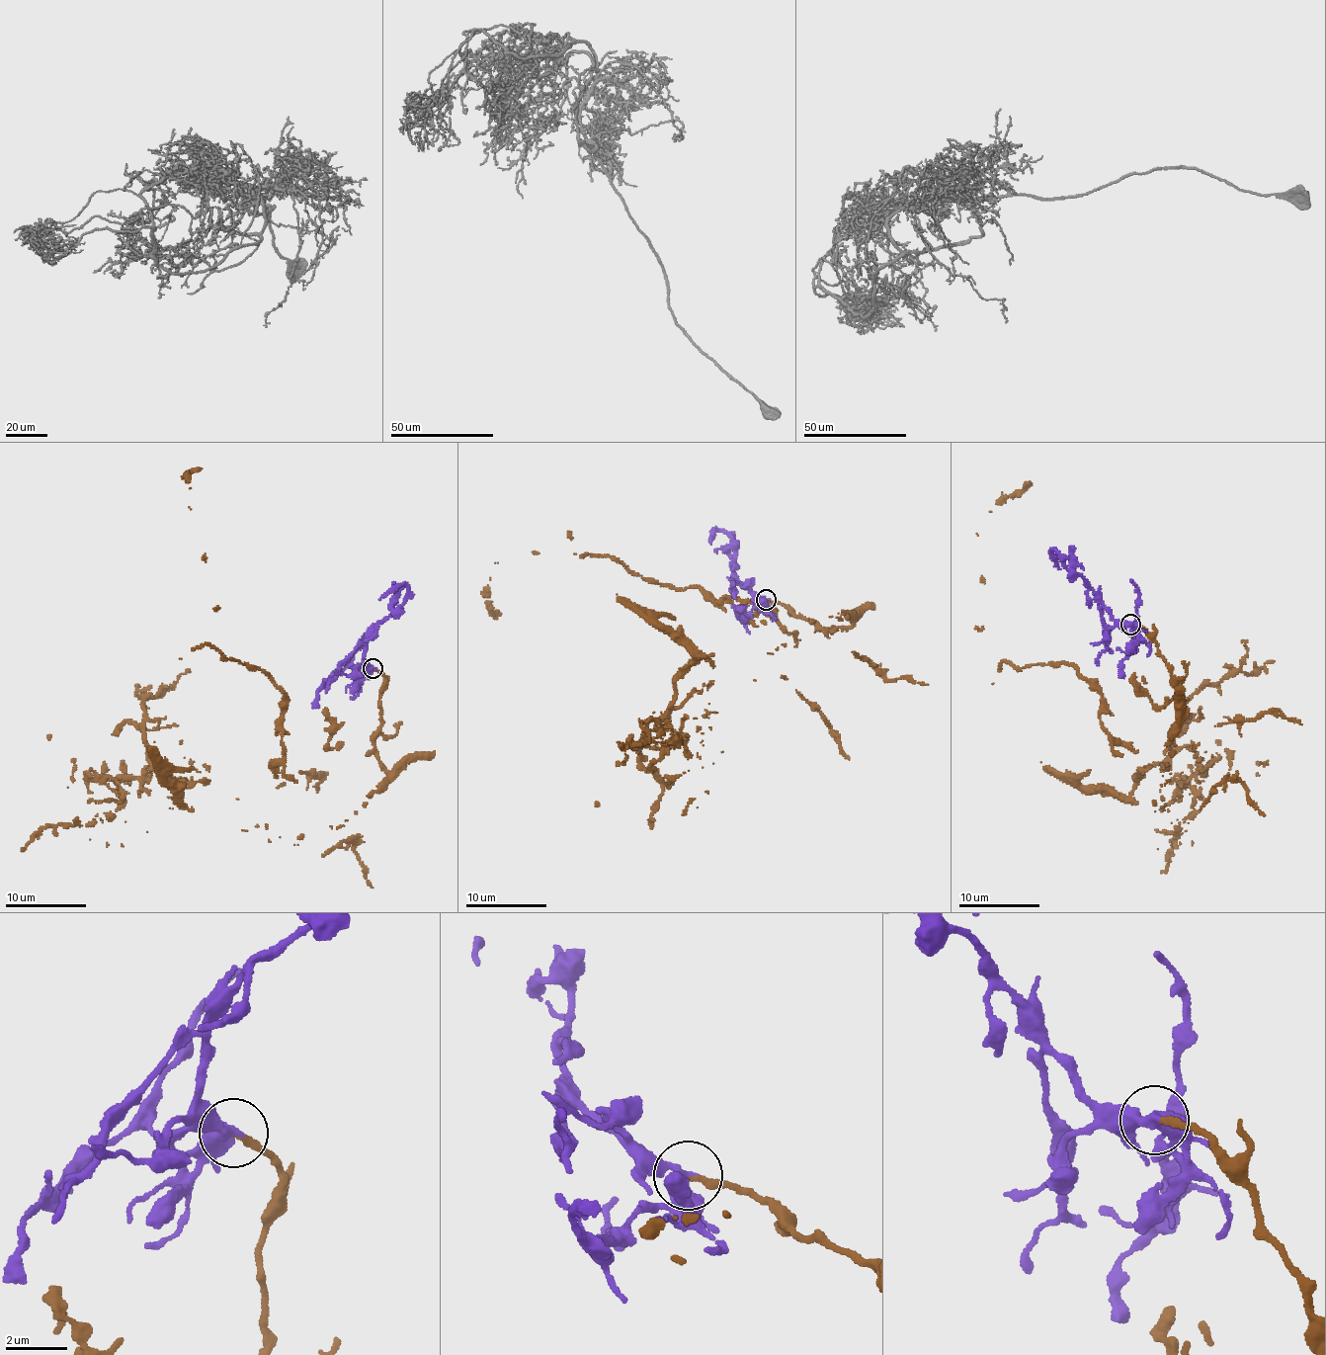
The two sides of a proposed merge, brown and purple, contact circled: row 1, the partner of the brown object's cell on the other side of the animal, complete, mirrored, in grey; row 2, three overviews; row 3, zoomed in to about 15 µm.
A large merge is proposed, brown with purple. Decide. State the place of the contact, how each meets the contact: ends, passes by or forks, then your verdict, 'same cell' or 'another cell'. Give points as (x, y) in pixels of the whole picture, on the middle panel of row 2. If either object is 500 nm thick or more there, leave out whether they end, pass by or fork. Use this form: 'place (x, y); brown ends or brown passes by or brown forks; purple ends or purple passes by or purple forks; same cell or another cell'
place (766, 599); brown ends; purple passes by; same cell

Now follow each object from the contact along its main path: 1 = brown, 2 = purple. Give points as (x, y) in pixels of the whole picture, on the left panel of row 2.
1: (372, 667), (388, 779), (344, 826), (247, 831), (154, 769), (206, 770), (236, 799), (298, 772), (316, 793)
2: (372, 667), (367, 666), (364, 656), (373, 628), (400, 607), (406, 587), (401, 584), (379, 600)

